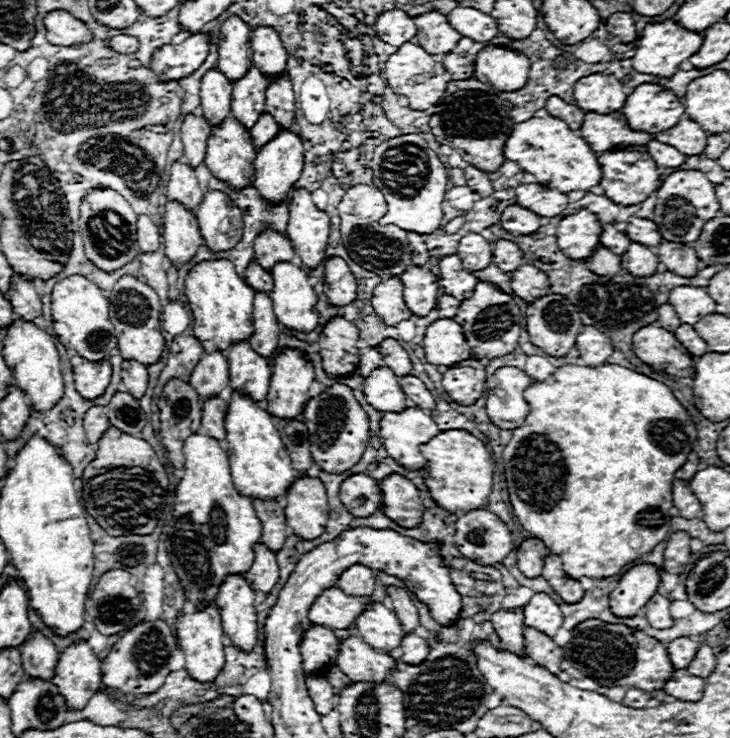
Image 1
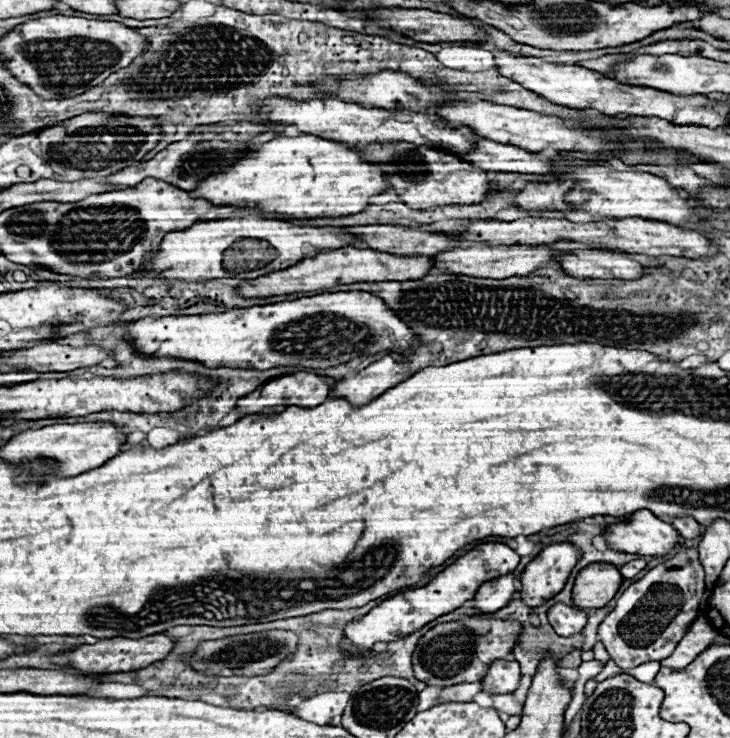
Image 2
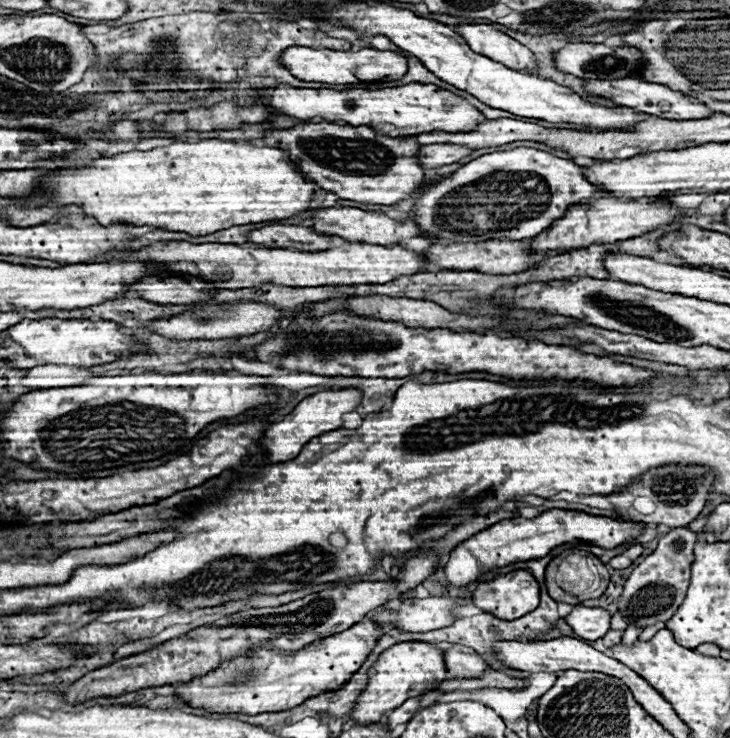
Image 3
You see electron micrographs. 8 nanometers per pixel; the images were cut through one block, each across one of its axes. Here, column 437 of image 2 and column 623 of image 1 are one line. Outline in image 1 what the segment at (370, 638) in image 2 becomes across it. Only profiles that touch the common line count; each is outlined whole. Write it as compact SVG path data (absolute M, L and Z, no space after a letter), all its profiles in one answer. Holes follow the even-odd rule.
M638 564L628 570L618 586L610 592L610 610L618 618L634 618L648 600L656 594L660 584L658 568L652 564Z

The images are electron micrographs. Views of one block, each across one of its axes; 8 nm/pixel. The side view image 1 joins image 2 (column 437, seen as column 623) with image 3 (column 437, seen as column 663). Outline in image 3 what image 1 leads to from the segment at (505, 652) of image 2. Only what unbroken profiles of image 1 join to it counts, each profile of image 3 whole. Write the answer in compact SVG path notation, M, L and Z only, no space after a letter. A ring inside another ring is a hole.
M402 642L384 650L374 664L374 674L370 674L368 688L358 698L354 706L352 722L378 722L382 714L398 708L404 700L420 696L424 692L436 690L446 680L444 650L428 642Z

